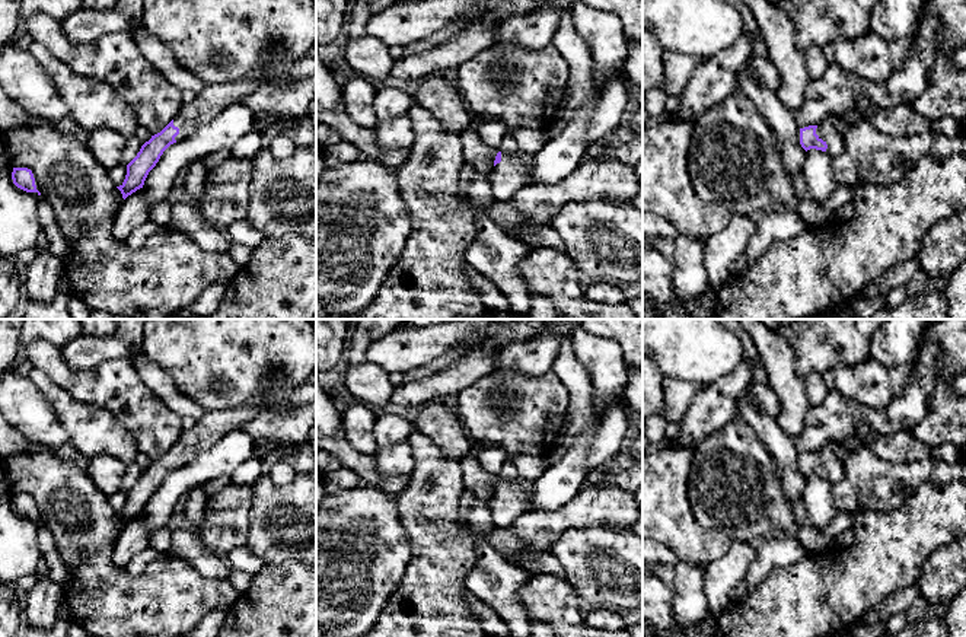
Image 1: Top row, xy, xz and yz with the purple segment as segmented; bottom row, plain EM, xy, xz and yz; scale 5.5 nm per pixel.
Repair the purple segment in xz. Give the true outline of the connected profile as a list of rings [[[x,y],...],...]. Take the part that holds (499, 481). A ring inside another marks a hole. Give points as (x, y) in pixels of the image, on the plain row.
[[[520,477],[516,481],[497,480],[494,496],[487,504],[495,526],[508,528],[519,516],[530,510],[530,484],[532,481]]]

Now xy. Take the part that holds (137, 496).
[[[246,402],[239,408],[205,413],[195,426],[182,431],[176,443],[157,461],[146,468],[137,482],[127,491],[124,509],[117,513],[122,525],[143,515],[149,499],[156,493],[163,478],[188,459],[213,448],[227,433],[242,429],[258,411],[259,402]]]

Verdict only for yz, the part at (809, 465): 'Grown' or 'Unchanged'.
Grown

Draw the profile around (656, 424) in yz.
[[[663,413],[653,414],[644,420],[644,426],[647,430],[647,439],[651,448],[659,448],[667,443],[666,440],[666,427],[667,418]]]

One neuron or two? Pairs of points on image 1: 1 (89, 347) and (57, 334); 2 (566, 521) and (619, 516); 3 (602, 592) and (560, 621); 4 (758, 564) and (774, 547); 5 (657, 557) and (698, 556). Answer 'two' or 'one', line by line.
1: two
2: one
3: two
4: one
5: two

